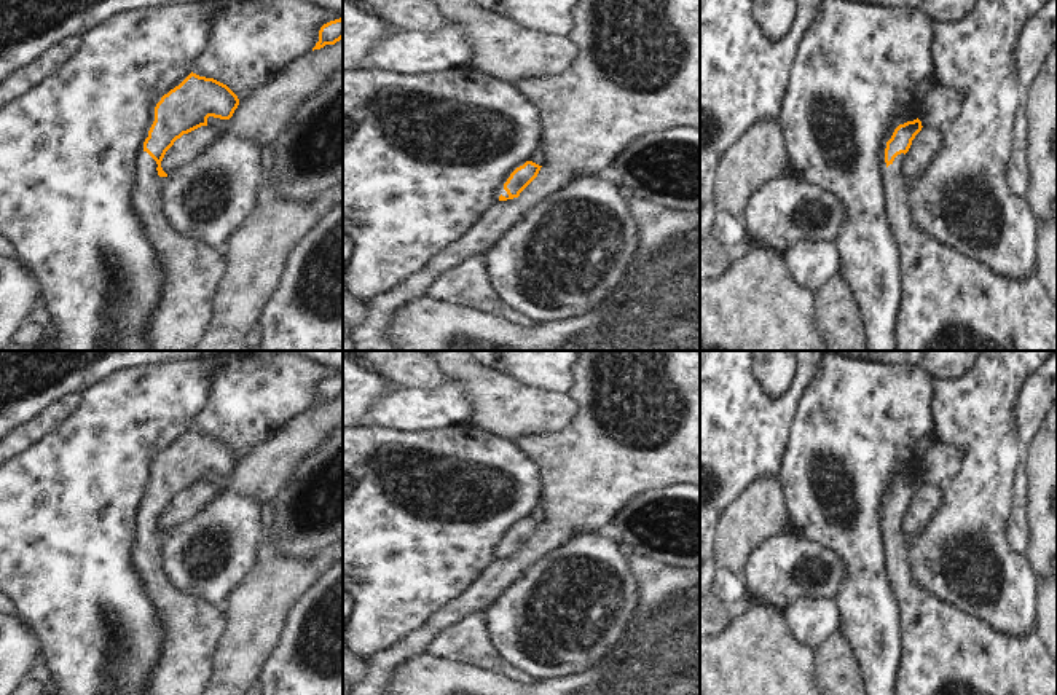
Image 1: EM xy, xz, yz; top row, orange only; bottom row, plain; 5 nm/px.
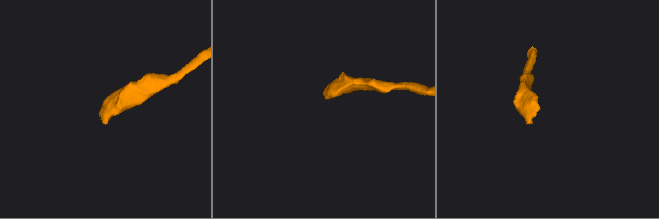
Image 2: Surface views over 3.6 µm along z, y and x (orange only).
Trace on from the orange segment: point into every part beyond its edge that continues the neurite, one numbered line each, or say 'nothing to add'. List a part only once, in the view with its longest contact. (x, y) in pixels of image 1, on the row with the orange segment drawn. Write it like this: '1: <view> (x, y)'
1: xy (195, 274).

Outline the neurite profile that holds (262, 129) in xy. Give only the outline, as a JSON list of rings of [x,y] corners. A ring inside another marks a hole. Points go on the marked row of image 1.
[[[343,38],[303,56],[273,83],[242,100],[230,120],[209,116],[207,126],[271,148],[298,108],[343,69]]]

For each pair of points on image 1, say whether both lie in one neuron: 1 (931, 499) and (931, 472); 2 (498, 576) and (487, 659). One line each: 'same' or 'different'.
1: different
2: different

